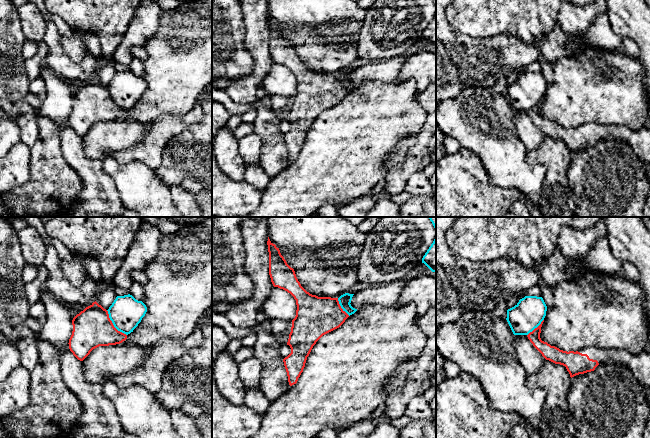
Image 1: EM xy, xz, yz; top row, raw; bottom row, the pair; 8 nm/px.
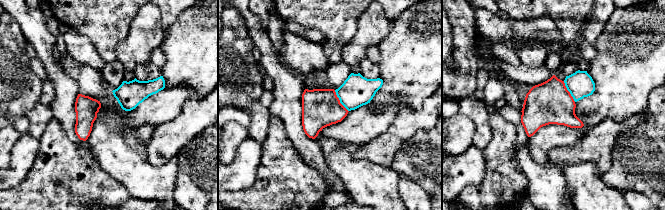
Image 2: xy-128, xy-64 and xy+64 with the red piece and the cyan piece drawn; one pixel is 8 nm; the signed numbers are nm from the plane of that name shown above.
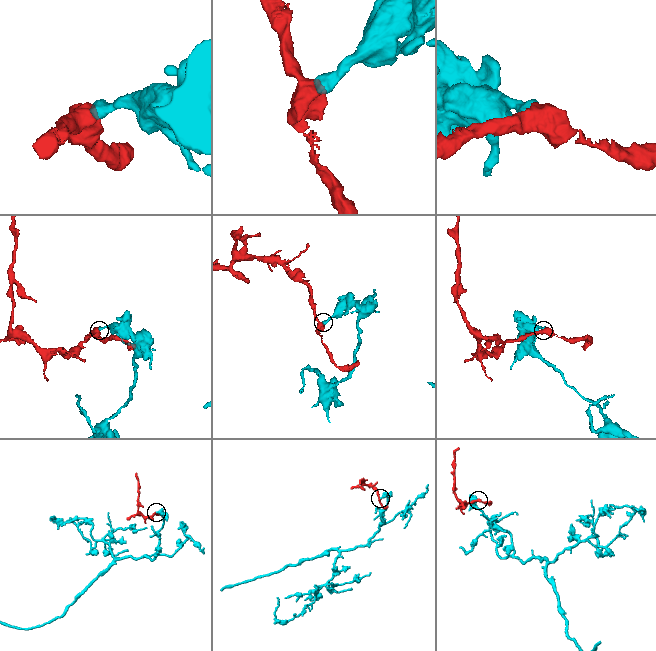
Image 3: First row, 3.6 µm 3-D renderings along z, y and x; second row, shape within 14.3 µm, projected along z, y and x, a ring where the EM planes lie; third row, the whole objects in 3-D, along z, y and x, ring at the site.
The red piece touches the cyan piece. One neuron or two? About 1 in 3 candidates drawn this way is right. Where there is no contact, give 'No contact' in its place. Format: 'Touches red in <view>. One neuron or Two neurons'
Touches red in xy. Two neurons

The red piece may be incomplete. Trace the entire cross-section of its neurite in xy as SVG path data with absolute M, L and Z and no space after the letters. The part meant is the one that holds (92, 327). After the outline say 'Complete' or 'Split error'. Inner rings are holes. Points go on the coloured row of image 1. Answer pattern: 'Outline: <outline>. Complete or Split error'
Outline: M96 301L77 314L72 325L69 349L80 361L99 346L116 345L127 339L126 334L114 327L108 311Z. Complete

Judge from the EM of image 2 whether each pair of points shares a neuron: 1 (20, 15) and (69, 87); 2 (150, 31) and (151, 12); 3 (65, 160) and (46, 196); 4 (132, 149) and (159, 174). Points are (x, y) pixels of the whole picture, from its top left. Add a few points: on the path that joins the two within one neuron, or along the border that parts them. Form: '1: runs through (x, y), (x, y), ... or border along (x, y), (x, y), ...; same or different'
1: runs through (36, 33), (43, 41), (44, 53), (52, 69); same
2: runs through (150, 26), (150, 17); same
3: runs through (57, 169), (56, 174), (50, 180), (50, 187); same
4: runs through (136, 157), (151, 172); same

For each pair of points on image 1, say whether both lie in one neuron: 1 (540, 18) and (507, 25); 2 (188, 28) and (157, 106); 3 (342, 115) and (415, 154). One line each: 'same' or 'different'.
1: same
2: same
3: different

